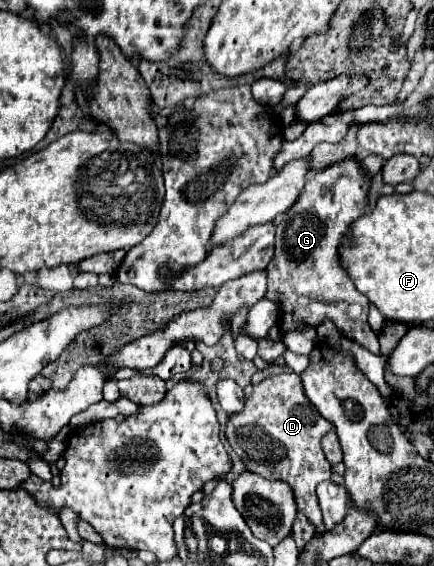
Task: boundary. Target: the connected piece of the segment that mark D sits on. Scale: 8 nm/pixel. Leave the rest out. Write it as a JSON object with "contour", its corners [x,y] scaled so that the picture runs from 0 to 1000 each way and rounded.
{"contour":[[[680,659],[629,663],[606,670],[597,680],[565,684],[565,719],[560,726],[528,733],[518,754],[537,797],[555,807],[569,829],[601,843],[647,846],[671,857],[689,903],[730,928],[730,942],[749,938],[726,860],[763,843],[763,818],[749,811],[740,793],[740,772],[758,758],[767,758],[767,751],[744,740],[707,705],[694,666]]]}

